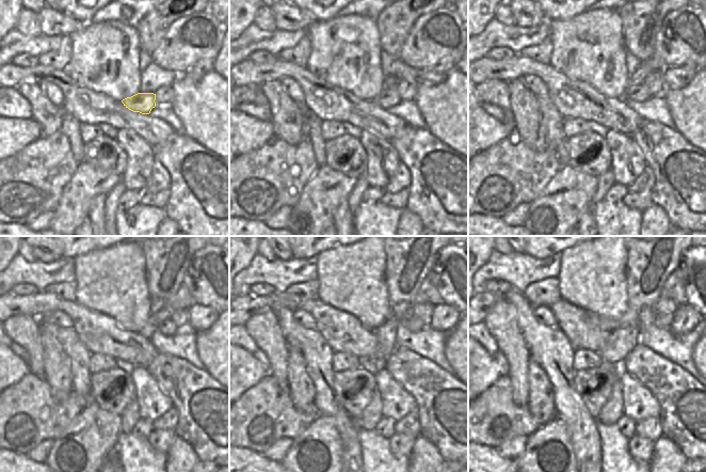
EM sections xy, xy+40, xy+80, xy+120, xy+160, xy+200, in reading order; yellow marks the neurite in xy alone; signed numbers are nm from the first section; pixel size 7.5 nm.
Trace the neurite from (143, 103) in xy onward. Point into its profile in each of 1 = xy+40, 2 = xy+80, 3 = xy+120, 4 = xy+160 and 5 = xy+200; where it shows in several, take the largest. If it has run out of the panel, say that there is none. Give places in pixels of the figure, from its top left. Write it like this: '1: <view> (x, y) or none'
1: xy+40 (388, 97)
2: xy+80 (655, 80)
3: xy+120 (179, 321)
4: xy+160 (422, 313)
5: xy+200 (663, 310)

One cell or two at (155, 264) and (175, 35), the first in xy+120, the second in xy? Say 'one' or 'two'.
two

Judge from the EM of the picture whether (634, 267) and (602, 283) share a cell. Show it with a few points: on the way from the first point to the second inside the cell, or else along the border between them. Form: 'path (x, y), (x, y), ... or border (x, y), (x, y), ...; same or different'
border (624, 247), (626, 252), (625, 281), (627, 297); different

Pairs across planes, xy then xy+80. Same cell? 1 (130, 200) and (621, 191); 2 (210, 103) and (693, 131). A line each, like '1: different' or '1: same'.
1: same
2: same

